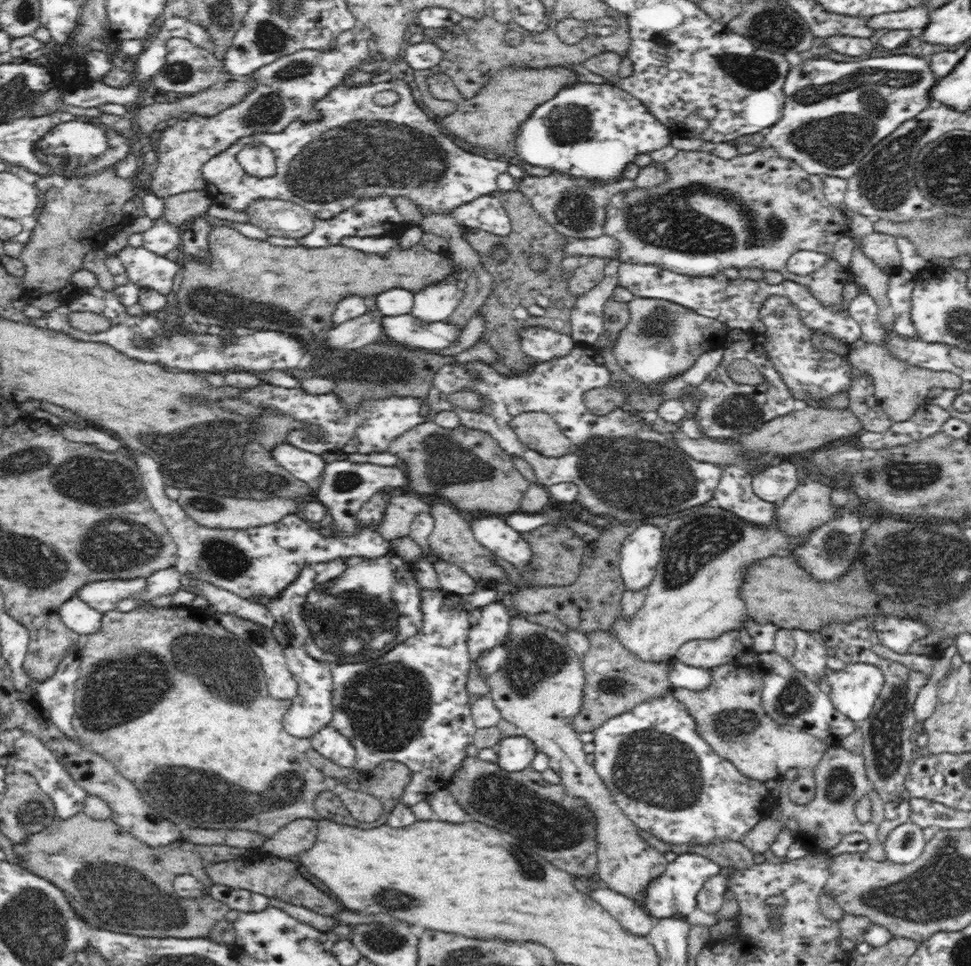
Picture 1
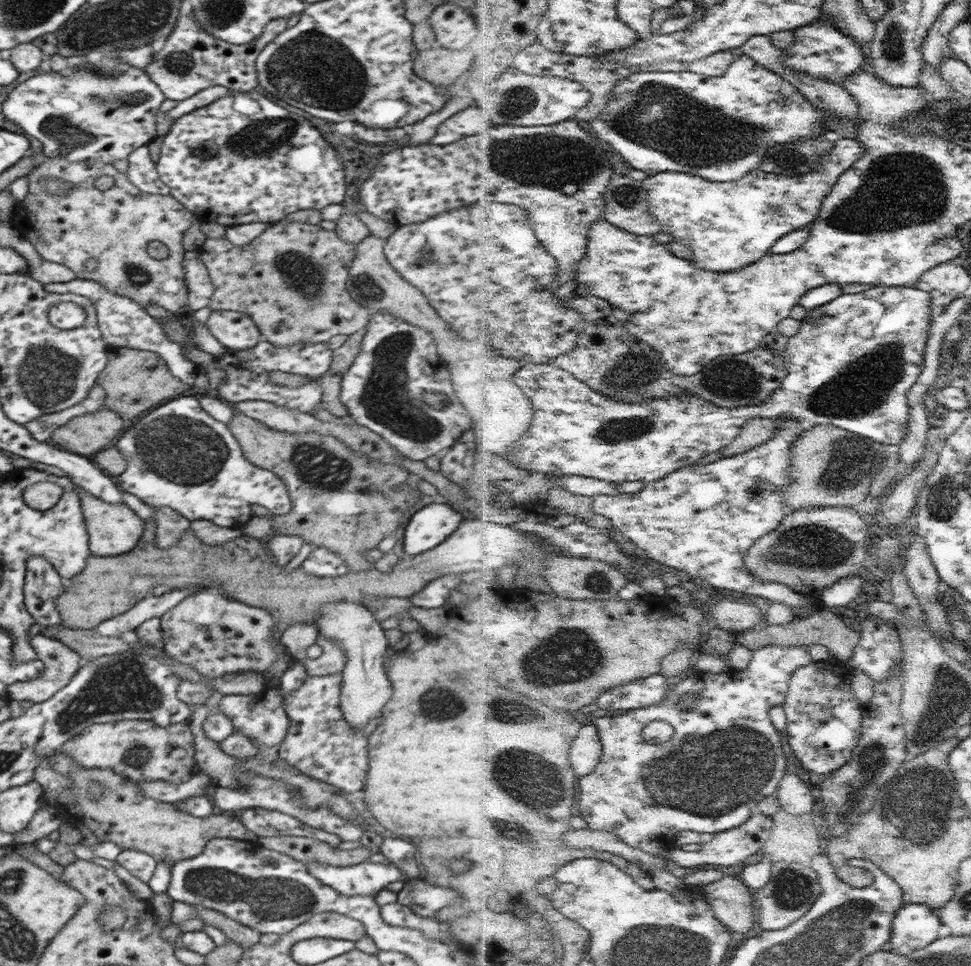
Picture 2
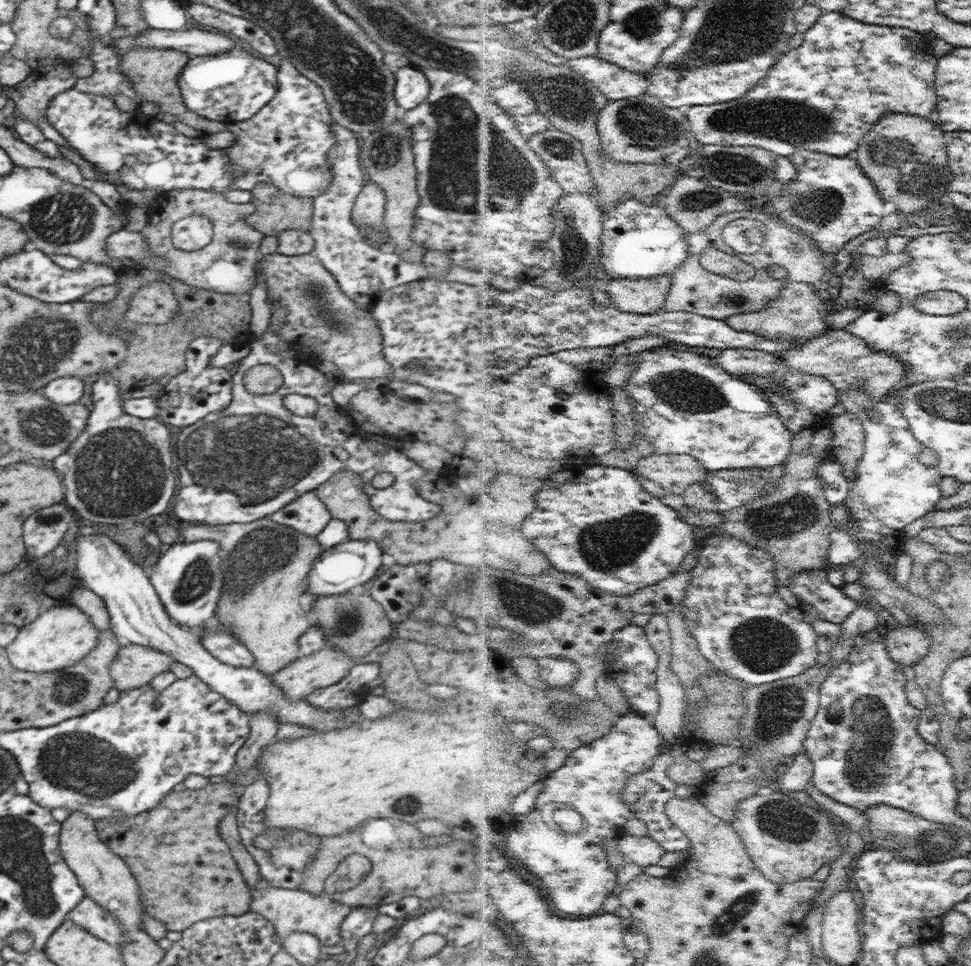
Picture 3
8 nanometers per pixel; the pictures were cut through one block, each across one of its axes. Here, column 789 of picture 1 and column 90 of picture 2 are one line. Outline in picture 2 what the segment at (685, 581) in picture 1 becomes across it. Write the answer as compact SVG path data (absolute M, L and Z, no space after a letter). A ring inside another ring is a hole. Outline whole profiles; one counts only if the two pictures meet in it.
M72 482L72 489L78 493L81 502L82 514L89 534L89 550L92 556L120 556L129 553L140 540L145 529L143 521L134 510L126 504L110 504L100 498L94 498L78 484Z

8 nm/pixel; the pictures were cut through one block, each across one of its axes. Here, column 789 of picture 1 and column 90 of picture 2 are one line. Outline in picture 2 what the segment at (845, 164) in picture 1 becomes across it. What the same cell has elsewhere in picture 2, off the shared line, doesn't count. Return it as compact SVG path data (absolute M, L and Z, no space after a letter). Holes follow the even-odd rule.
M130 67L118 74L118 78L100 76L94 72L74 72L74 74L40 74L30 77L15 87L3 103L3 116L7 122L22 128L24 135L41 146L45 155L64 157L70 162L96 159L112 164L115 160L127 158L134 150L148 146L157 137L155 117L166 100L164 93L144 69Z

